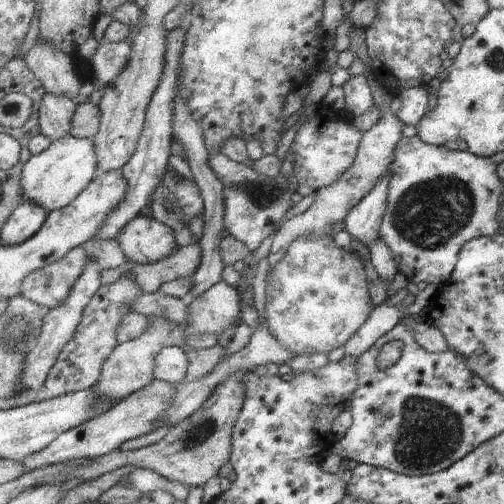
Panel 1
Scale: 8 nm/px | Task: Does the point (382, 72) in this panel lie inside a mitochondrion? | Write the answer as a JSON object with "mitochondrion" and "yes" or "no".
{"mitochondrion":"no"}

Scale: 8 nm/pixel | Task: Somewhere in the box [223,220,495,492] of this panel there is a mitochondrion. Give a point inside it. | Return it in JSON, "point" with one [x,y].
{"point":[431,432]}

